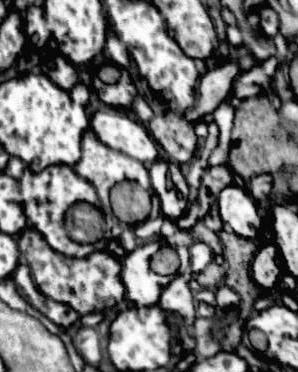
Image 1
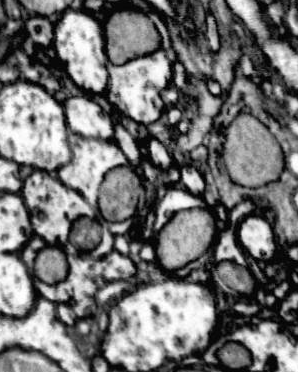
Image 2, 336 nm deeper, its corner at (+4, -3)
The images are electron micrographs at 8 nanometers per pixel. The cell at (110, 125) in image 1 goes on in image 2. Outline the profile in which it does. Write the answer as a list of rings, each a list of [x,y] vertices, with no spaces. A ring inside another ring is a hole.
[[[69,97],[63,101],[67,127],[77,135],[113,139],[113,119],[89,97]]]

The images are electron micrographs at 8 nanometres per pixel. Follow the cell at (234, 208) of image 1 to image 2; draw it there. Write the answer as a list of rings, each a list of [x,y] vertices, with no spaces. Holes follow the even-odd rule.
[[[245,217],[237,227],[237,239],[241,247],[259,261],[271,261],[277,255],[277,241],[273,229],[263,217]]]

